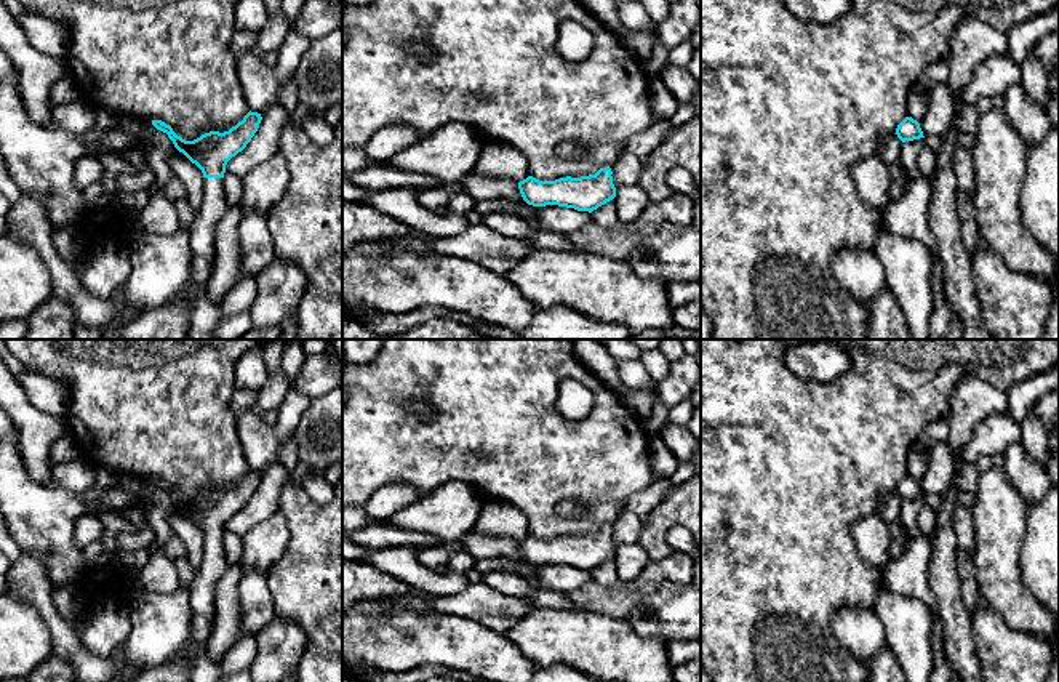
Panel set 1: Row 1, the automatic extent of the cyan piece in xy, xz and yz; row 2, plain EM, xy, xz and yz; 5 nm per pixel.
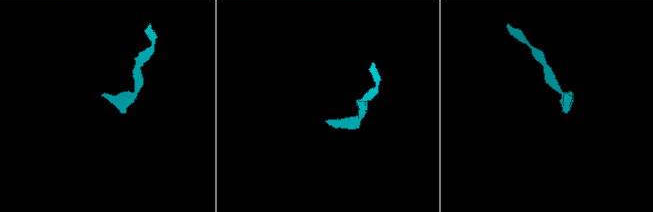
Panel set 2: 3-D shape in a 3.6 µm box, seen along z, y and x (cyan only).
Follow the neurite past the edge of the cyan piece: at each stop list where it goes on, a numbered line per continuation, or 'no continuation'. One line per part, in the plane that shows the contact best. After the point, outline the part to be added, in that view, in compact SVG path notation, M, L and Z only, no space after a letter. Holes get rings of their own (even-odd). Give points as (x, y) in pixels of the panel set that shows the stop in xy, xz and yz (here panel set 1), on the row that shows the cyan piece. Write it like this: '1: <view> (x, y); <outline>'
1: xy (213, 207); M203 178L203 200L187 229L192 259L192 280L206 287L214 263L214 229L227 211L222 178Z

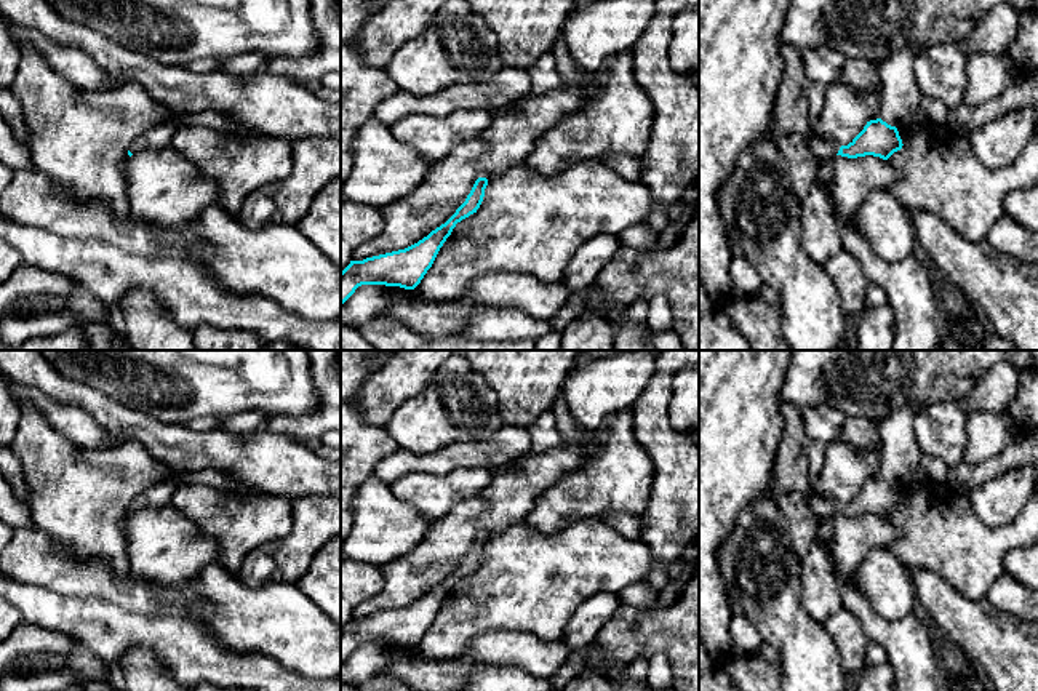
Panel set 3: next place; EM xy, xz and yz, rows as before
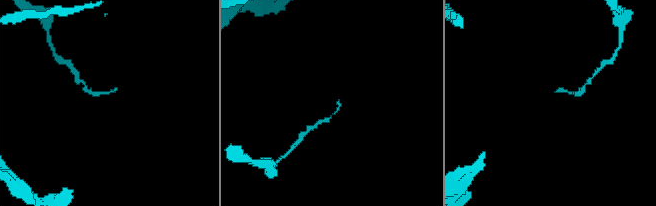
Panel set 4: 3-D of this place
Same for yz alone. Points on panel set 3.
1: yz (822, 149); M812 134L806 136L806 141L809 144L811 152L819 162L835 157L841 147L840 144L830 139L820 139Z

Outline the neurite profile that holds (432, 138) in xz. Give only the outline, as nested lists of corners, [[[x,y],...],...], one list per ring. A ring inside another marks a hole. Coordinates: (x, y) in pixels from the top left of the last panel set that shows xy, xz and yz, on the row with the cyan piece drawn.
[[[462,109],[448,117],[413,112],[390,126],[397,141],[414,149],[429,162],[446,157],[457,144],[467,142],[491,123],[488,110]]]

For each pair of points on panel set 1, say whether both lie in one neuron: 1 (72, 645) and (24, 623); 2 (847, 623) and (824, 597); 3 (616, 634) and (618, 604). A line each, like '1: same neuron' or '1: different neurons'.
1: different neurons
2: different neurons
3: different neurons

